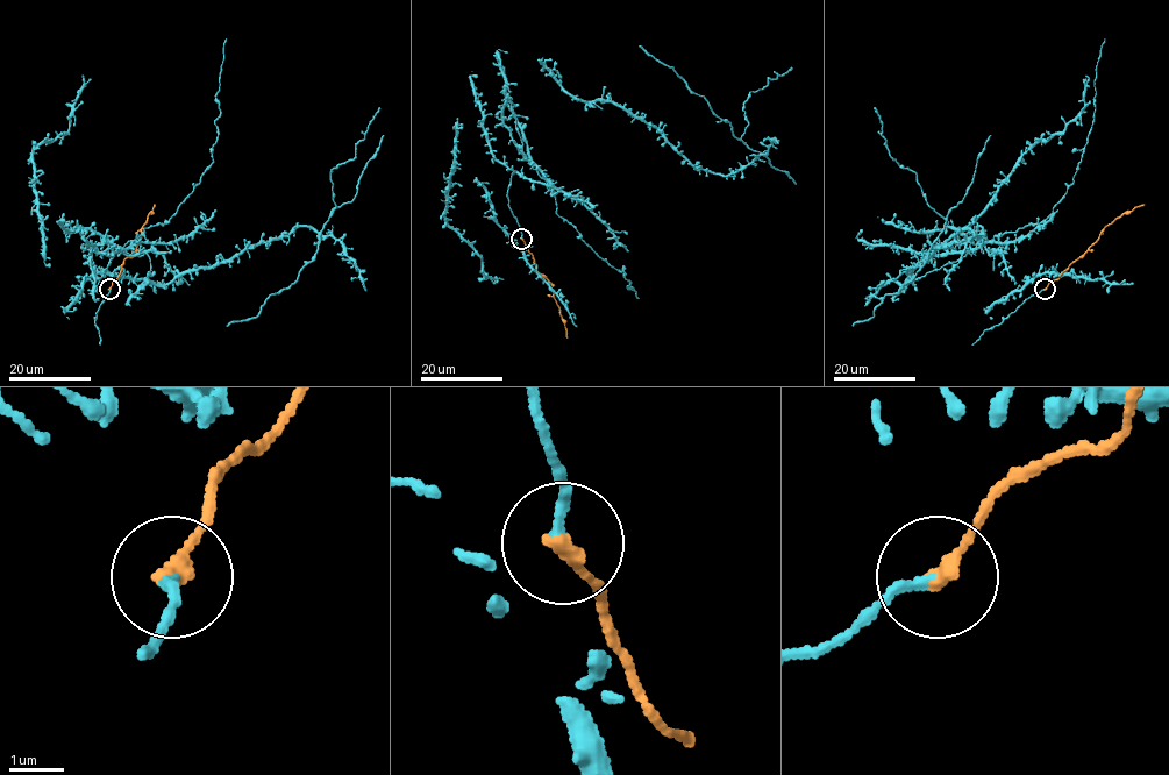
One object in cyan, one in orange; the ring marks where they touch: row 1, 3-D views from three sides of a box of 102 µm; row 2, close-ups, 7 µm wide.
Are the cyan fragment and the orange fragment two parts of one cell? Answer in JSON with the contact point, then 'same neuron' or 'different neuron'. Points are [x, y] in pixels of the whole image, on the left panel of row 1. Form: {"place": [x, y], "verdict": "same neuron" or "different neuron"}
{"place": [109, 289], "verdict": "same neuron"}

